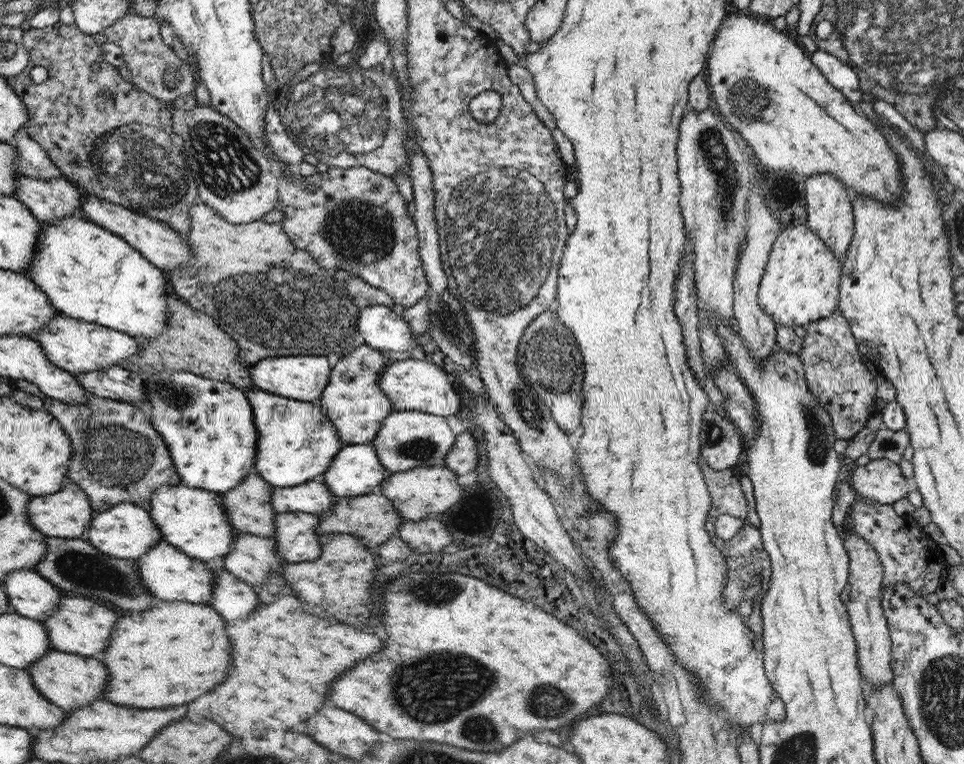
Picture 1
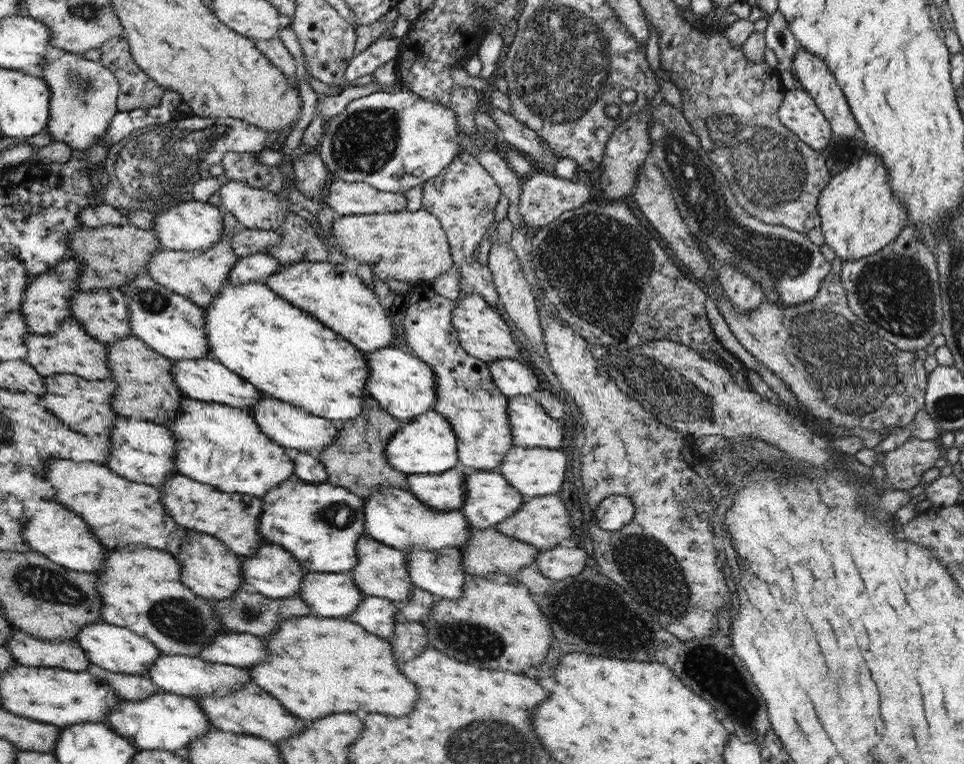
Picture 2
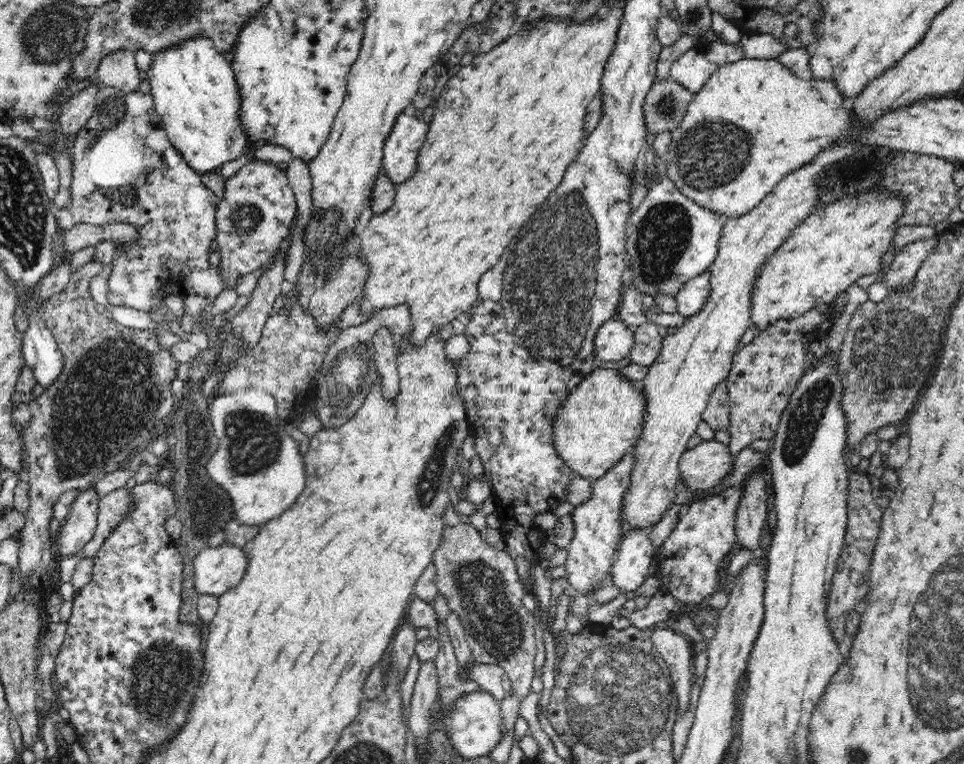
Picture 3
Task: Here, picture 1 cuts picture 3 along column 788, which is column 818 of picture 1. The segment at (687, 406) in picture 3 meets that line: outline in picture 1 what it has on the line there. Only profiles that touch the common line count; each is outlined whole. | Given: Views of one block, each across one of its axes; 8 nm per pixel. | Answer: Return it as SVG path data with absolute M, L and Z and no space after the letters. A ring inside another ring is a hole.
M813 174L805 179L805 183L808 206L806 226L814 230L828 245L833 255L843 262L852 237L855 235L851 192L844 188L844 184L836 180L832 174Z

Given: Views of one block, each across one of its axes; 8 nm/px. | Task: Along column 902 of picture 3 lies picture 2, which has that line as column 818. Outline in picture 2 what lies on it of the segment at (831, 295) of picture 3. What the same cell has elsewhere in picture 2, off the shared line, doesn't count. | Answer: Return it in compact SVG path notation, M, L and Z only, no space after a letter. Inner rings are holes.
M863 155L830 179L817 202L825 244L842 261L861 259L890 244L908 226L907 208L895 197L883 160Z

